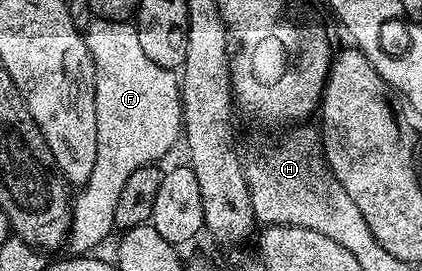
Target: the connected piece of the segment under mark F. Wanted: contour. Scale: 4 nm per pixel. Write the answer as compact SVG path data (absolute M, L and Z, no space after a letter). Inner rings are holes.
M92 18L90 25L85 30L87 39L87 50L93 59L93 67L95 68L95 102L97 103L97 163L93 163L93 172L90 173L89 179L78 190L79 194L74 194L73 204L71 207L71 231L69 234L70 252L75 255L87 255L95 249L110 233L115 229L115 212L117 211L117 199L121 195L121 190L125 188L125 182L129 180L129 175L133 175L133 171L137 171L137 167L145 167L146 165L154 165L162 162L162 157L170 151L175 145L175 140L180 140L181 130L183 128L183 106L181 104L181 81L172 70L165 67L157 67L157 63L153 63L153 59L149 59L149 55L145 55L144 49L141 47L141 41L137 37L134 24L130 22L112 23L99 18Z

